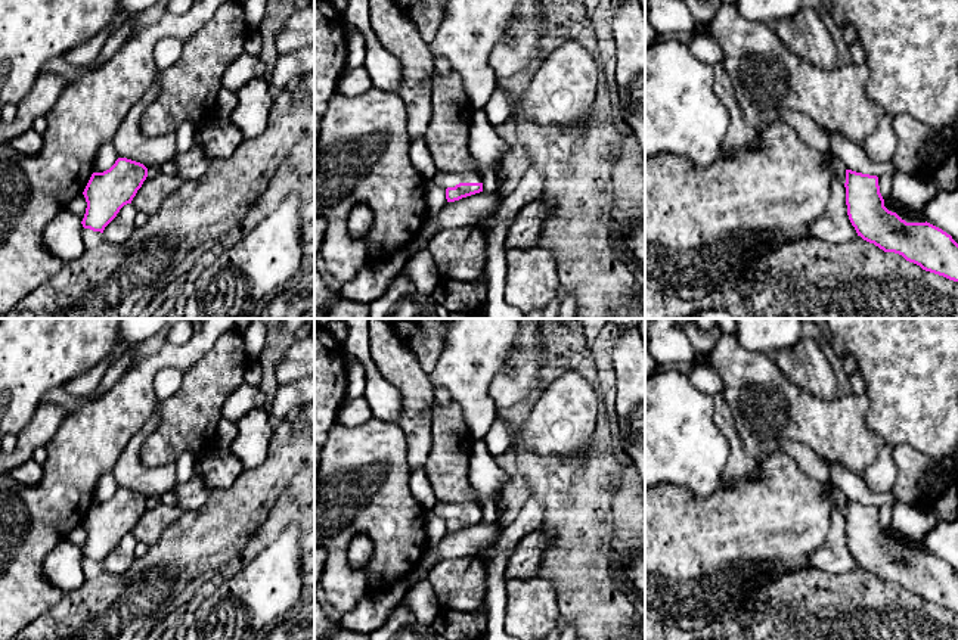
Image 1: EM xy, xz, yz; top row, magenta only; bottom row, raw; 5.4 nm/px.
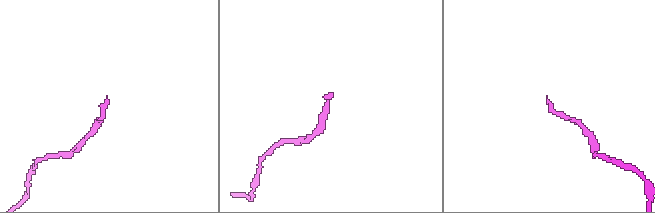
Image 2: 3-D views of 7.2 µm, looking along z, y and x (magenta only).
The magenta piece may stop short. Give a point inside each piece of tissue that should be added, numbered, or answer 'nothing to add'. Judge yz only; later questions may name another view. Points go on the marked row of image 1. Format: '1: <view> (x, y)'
1: yz (837, 167)

